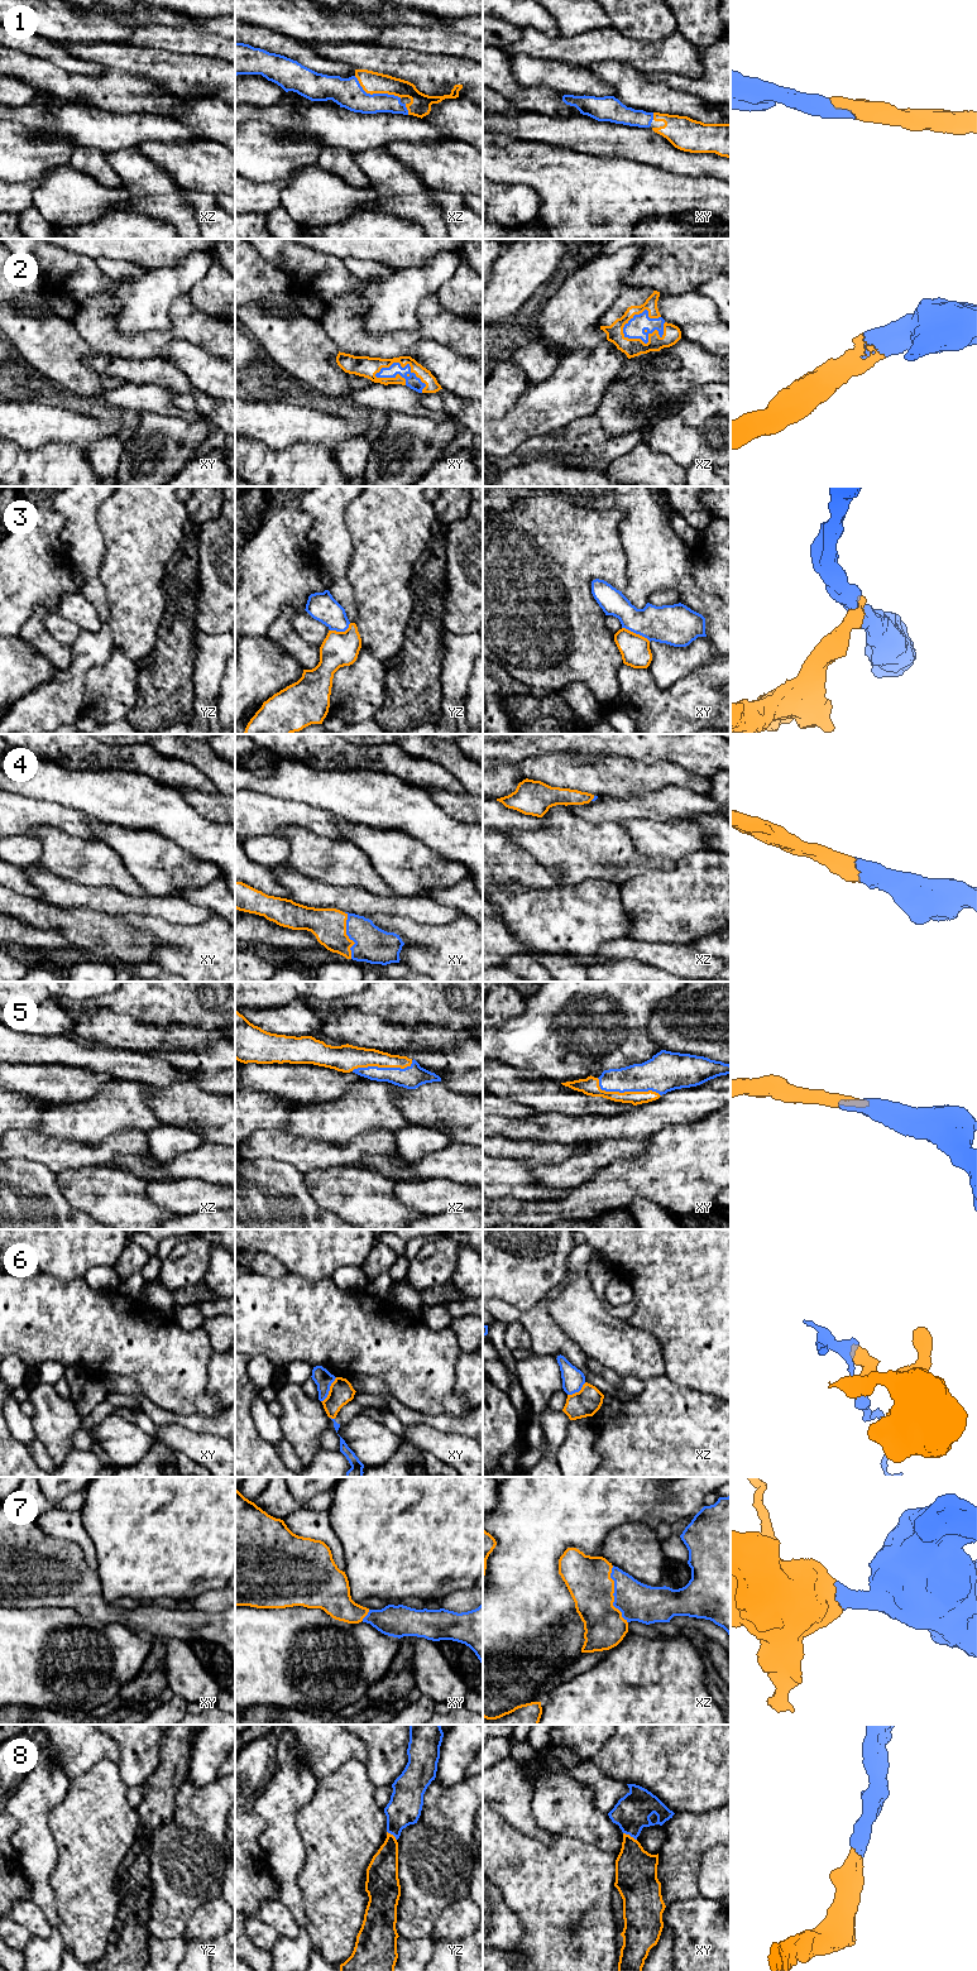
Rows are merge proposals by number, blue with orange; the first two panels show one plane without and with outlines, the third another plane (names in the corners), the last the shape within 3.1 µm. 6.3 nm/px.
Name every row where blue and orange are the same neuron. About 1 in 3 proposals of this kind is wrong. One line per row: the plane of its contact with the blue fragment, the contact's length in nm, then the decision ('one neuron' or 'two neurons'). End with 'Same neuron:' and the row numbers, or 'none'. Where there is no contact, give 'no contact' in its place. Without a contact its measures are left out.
1: contact in xz; length 340 nm; one neuron
2: contact in xz; length 280 nm; one neuron
3: contact in xy; length 200 nm; two neurons
4: contact in xy; length 300 nm; one neuron
5: contact in xy; length 420 nm; one neuron
6: contact in xy; length 190 nm; two neurons
7: contact in xz; length 380 nm; one neuron
8: contact in xy; length 100 nm; one neuron
Same neuron: 1, 2, 4, 5, 7, 8

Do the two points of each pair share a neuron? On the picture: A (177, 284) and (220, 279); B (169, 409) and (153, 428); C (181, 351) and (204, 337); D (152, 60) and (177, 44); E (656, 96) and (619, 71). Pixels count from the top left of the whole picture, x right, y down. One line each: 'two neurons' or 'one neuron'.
A: two neurons
B: two neurons
C: two neurons
D: two neurons
E: one neuron

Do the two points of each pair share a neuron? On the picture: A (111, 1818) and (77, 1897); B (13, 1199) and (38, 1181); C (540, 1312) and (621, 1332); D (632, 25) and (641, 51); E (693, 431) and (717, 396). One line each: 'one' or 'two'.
A: one
B: one
C: two
D: two
E: one

